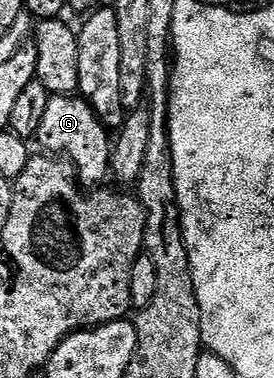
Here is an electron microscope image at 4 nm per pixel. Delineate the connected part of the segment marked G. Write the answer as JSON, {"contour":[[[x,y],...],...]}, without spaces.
{"contour":[[[79,95],[53,97],[46,107],[42,127],[38,127],[35,140],[40,141],[41,150],[71,161],[76,175],[84,187],[100,187],[109,180],[109,165],[113,153],[113,138],[110,131],[98,119],[90,103]]]}

